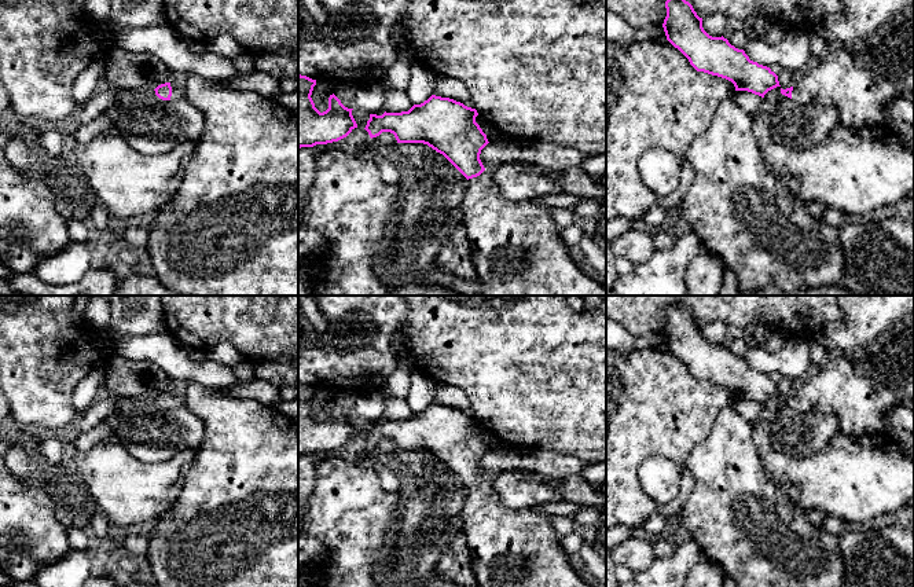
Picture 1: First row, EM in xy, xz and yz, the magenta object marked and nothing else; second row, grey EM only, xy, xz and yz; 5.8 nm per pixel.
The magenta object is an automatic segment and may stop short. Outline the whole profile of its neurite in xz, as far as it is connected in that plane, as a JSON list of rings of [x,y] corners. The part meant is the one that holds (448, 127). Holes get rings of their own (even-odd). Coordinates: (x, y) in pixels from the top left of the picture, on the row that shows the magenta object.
[[[432,95],[408,111],[370,114],[364,129],[371,139],[390,132],[397,143],[427,144],[467,179],[462,203],[463,227],[470,242],[481,296],[606,296],[606,286],[583,274],[569,256],[561,230],[547,206],[532,201],[514,202],[502,195],[491,169],[485,169],[480,159],[481,150],[489,142],[476,122],[477,115],[476,109]]]

